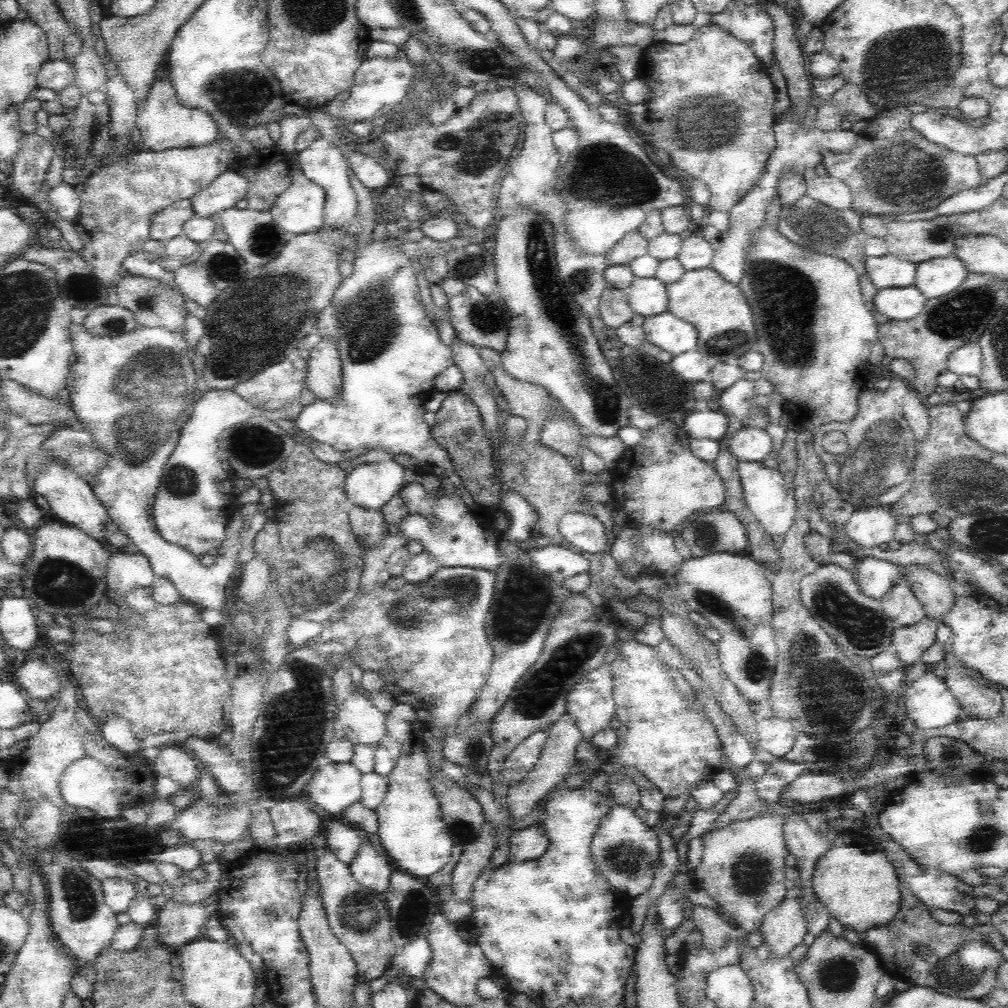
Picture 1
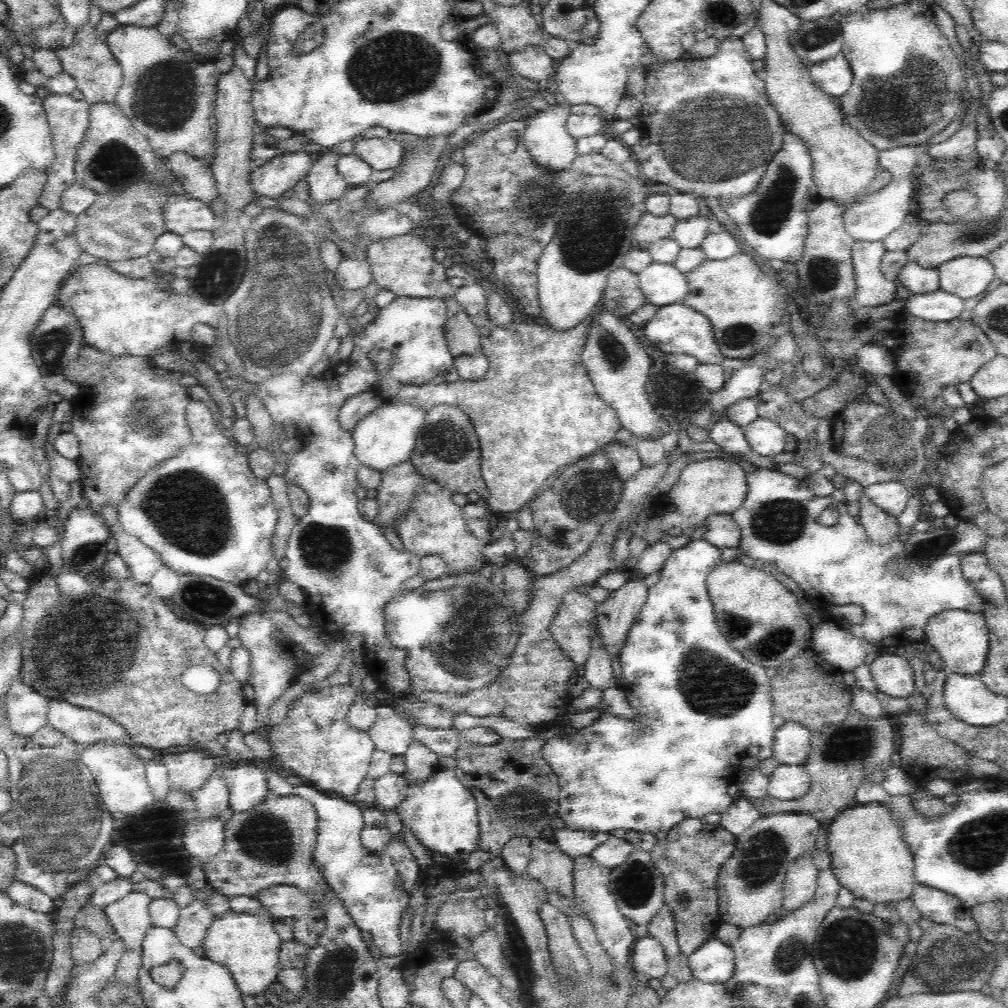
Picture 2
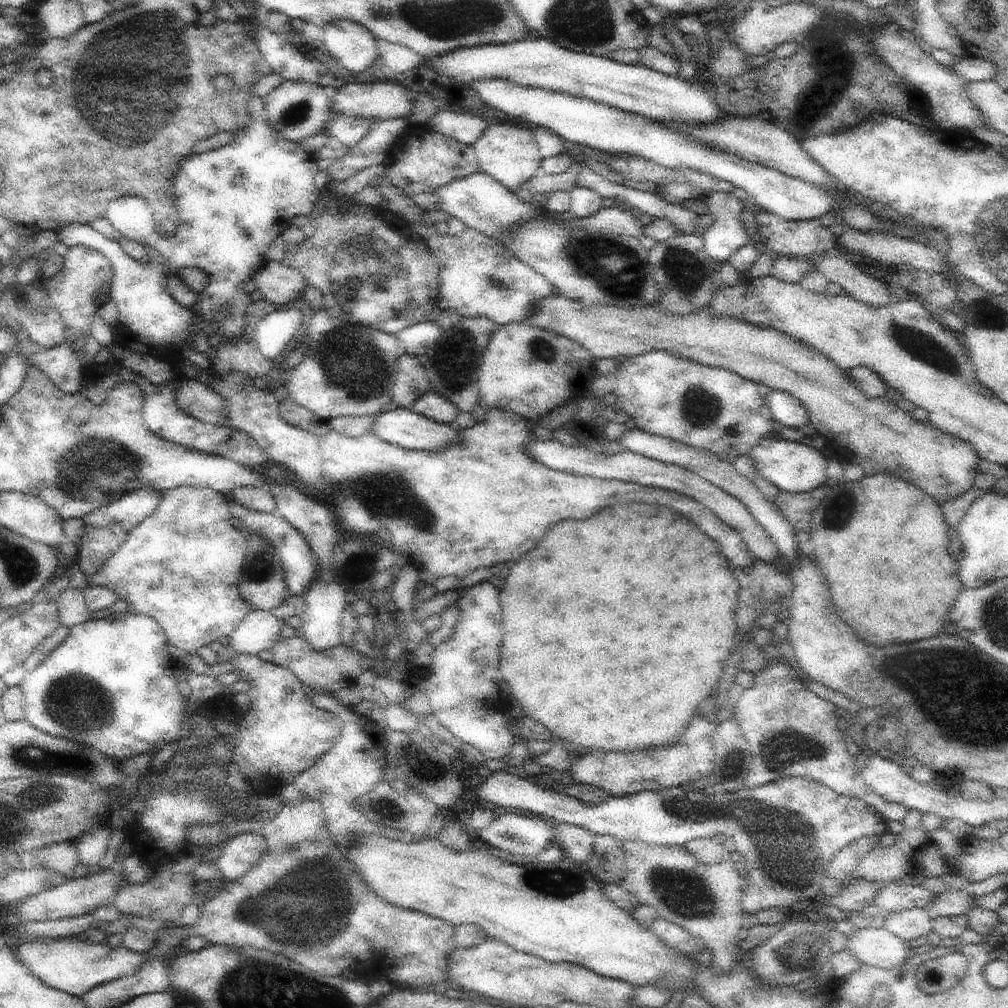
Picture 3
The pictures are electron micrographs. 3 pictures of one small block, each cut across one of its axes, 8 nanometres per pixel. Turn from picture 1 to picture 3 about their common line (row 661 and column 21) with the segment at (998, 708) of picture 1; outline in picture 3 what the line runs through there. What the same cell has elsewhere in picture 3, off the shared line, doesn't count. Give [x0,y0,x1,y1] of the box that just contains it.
[18,937,148,998]

